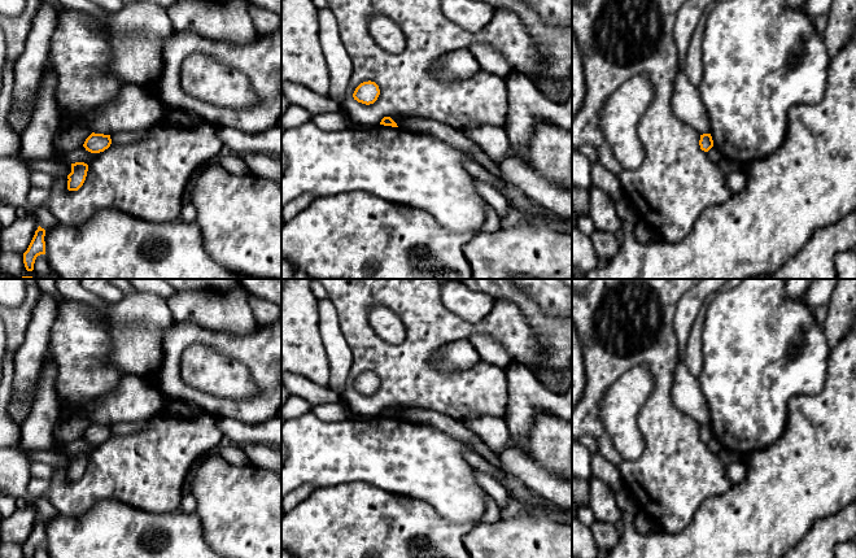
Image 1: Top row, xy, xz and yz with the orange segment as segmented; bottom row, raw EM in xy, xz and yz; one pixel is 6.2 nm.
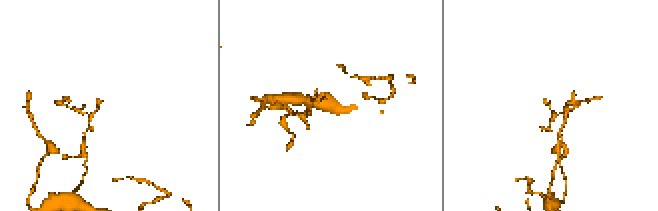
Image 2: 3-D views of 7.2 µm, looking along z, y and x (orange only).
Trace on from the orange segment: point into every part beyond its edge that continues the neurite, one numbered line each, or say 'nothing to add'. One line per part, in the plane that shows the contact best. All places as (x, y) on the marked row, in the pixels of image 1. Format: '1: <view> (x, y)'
nothing to add

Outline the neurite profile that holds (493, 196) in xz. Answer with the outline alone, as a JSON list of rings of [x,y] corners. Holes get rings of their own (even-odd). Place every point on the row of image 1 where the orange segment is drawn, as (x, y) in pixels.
[[[473,178],[475,186],[480,196],[492,206],[497,214],[506,222],[510,223],[515,221],[516,215],[514,214],[507,199],[505,195],[495,187],[489,186],[488,183]]]

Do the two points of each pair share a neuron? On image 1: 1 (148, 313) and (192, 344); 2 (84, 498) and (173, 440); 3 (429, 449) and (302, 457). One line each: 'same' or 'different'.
1: different
2: same
3: same

